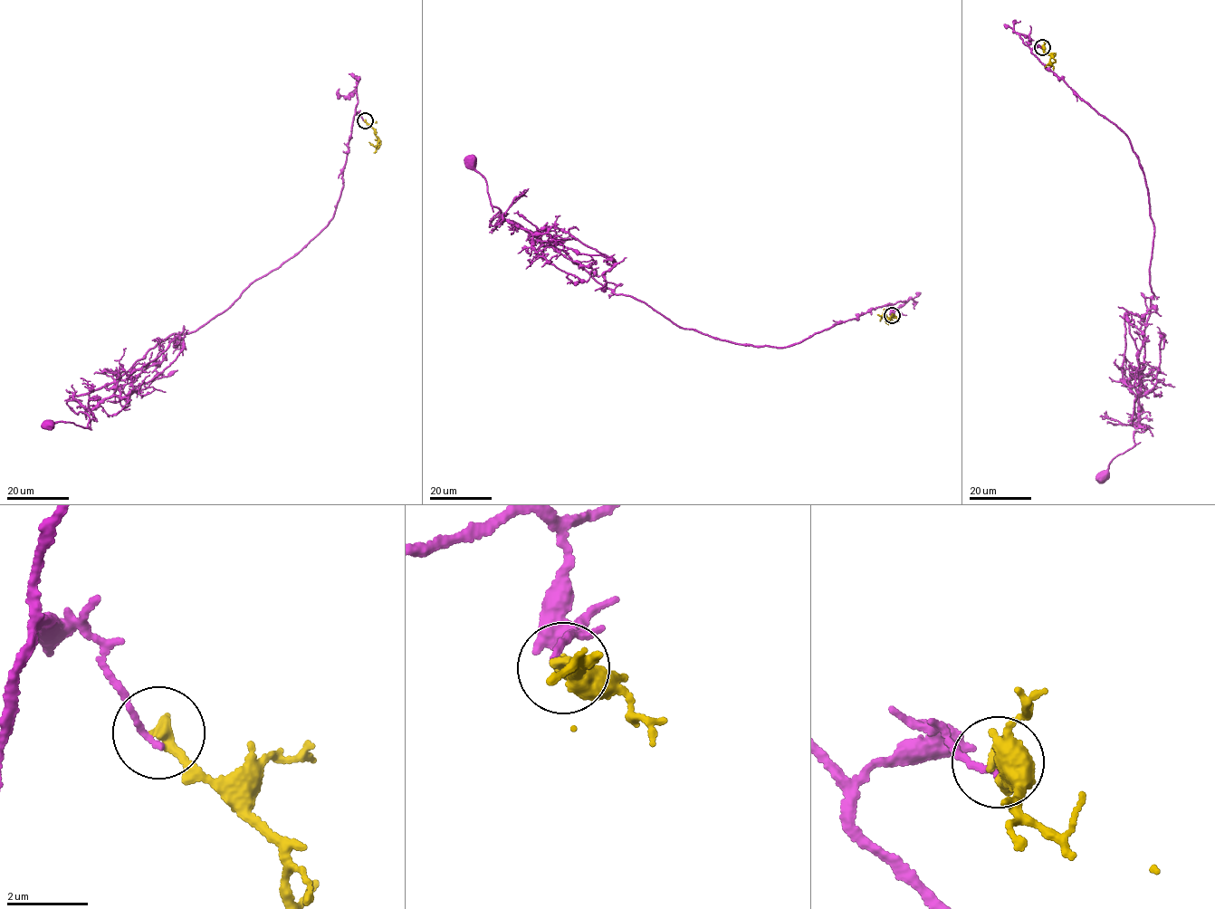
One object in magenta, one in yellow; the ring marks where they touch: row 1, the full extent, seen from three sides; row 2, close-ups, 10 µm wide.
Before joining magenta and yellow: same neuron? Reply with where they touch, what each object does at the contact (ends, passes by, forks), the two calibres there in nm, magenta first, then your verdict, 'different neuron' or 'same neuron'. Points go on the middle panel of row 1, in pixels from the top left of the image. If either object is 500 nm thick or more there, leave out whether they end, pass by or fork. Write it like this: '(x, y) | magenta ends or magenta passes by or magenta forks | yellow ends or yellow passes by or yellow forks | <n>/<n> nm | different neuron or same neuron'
(892, 315) | magenta ends | yellow ends | 140/320 nm | different neuron

